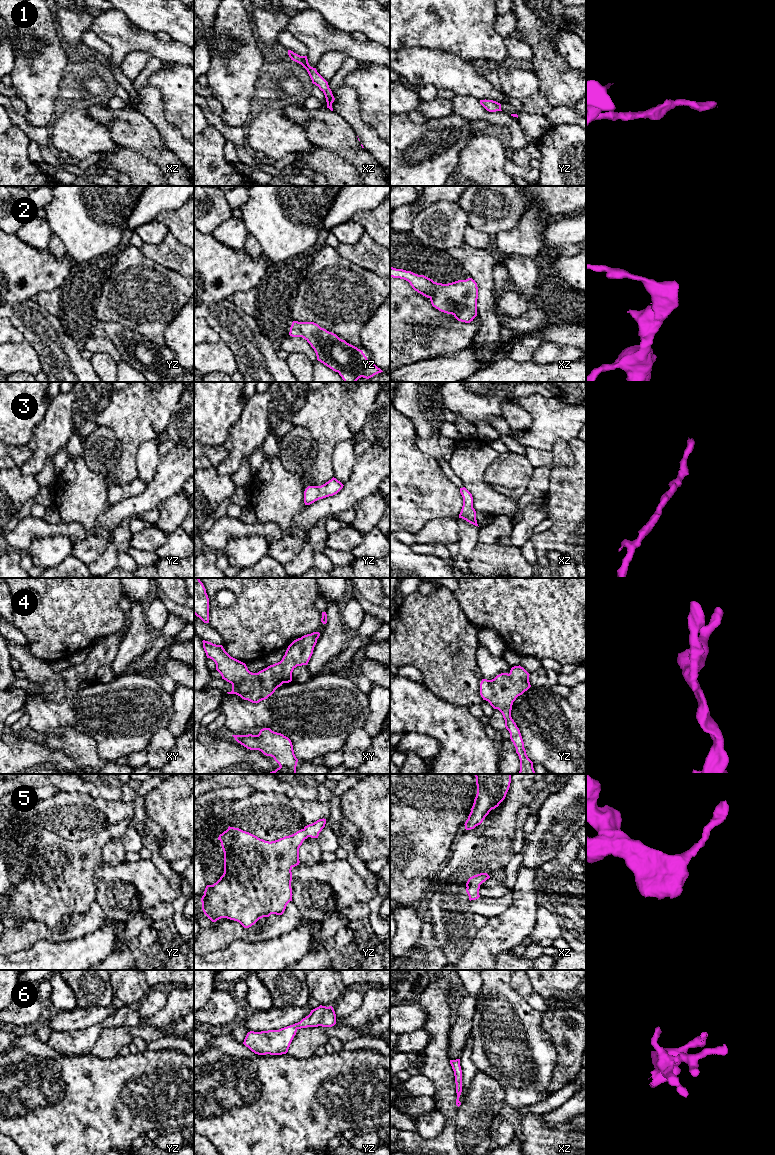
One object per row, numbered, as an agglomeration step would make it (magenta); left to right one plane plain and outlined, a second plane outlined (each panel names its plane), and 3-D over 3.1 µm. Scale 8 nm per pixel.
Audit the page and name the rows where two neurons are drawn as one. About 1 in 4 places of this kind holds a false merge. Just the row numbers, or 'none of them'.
none of them

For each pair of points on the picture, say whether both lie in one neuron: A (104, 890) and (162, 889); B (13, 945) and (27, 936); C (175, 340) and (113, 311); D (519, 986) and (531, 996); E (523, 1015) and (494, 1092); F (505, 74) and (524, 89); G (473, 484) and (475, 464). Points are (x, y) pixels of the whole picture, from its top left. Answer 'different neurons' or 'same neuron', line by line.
A: same neuron
B: same neuron
C: different neurons
D: same neuron
E: different neurons
F: same neuron
G: same neuron

